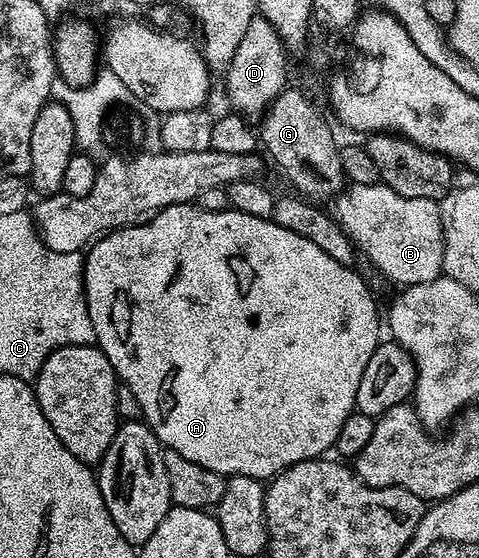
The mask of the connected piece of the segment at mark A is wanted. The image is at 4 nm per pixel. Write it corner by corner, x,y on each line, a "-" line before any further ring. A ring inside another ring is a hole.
195,203
187,205
171,205
165,209
153,212
152,216
135,224
113,229
91,242
90,248
84,257
84,298
86,307
90,311
90,323
94,323
95,344
110,359
110,367
114,367
117,378
130,391
134,391
134,399
138,399
143,420
152,429
152,433
164,449
173,449
182,455
182,459
190,459
190,463
198,463
215,473
223,473
225,478
230,477
255,477
257,479
271,479
282,470
300,461
311,461
325,456
327,449
331,450
338,439
338,431
342,431
342,423
353,413
358,395
358,383
362,383
362,371
366,371
366,363
370,363
370,355
374,355
376,346
381,344
380,329
382,333
382,313
376,310
376,301
368,290
368,285
355,273
355,268
338,263
338,259
330,259
326,251
321,251
310,239
302,239
302,235
294,235
294,231
286,231
286,227
278,227
271,219
256,218
246,215
231,207
222,211
202,211

